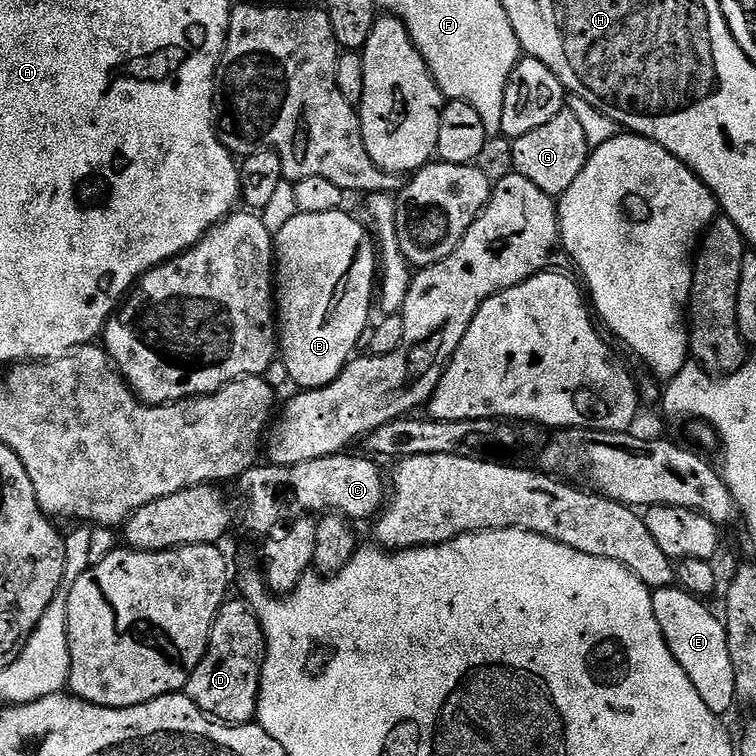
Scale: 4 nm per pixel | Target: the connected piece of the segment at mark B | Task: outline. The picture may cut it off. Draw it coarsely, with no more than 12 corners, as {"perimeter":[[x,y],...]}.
{"perimeter":[[348,210],[274,236],[278,356],[324,388],[369,331],[378,244]]}

